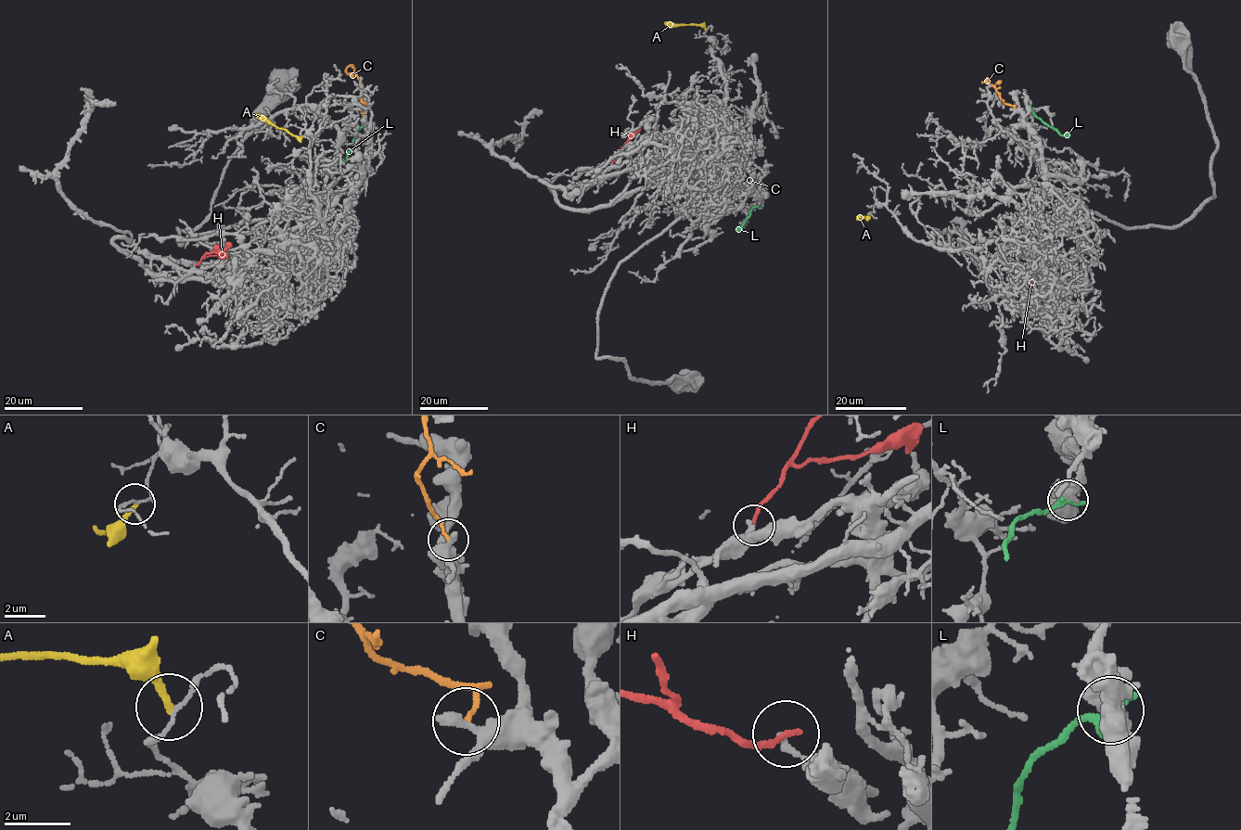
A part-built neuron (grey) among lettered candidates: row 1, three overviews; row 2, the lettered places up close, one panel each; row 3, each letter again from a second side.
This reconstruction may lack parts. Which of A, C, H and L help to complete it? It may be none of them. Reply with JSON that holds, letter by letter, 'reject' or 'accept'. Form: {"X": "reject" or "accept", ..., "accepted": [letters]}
{"A": "reject", "C": "reject", "H": "reject", "L": "reject", "accepted": []}

